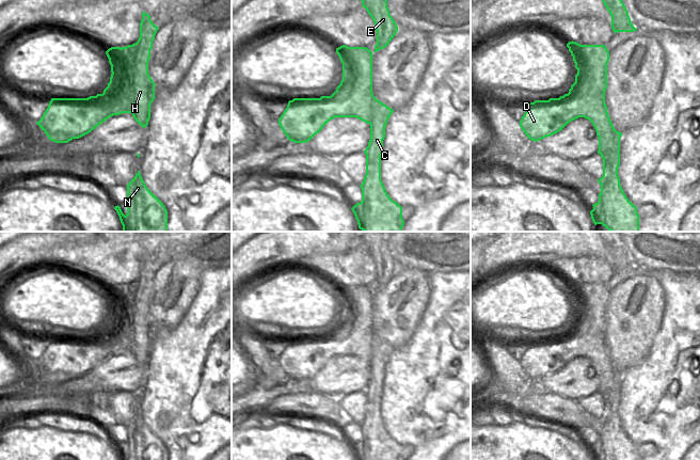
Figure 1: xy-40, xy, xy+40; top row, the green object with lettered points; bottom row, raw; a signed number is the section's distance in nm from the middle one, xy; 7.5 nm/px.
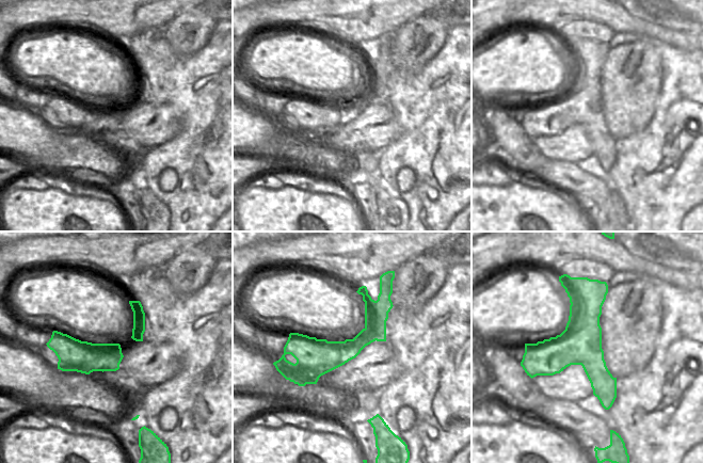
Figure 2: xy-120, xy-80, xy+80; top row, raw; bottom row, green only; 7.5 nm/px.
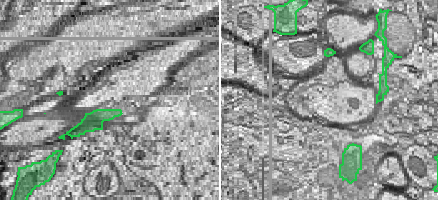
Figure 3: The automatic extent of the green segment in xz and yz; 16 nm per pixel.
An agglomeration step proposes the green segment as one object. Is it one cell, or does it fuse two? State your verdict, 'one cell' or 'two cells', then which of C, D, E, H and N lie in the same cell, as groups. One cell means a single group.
two cells | C E H N / D

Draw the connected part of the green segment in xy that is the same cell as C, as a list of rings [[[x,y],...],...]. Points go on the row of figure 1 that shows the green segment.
[[[372,97],[370,140],[364,150],[366,174],[360,186],[362,202],[351,208],[359,228],[363,232],[402,232],[404,225],[402,207],[389,197],[381,180],[381,155],[385,127],[393,112],[393,109]]]

